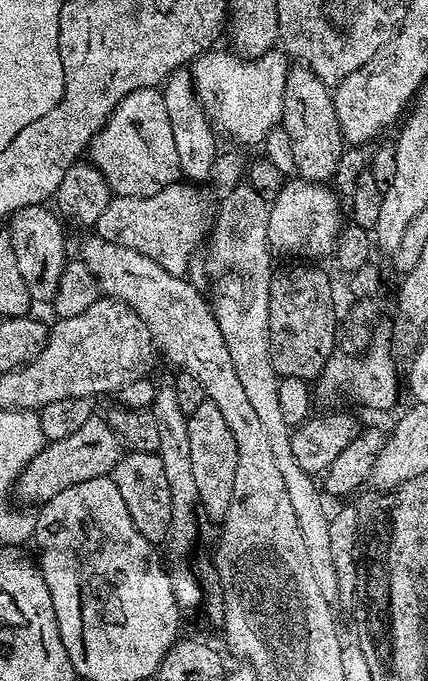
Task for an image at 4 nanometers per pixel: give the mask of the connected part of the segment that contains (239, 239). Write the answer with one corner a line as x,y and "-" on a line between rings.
247,182
227,189
223,196
224,201
216,212
216,225
213,228
211,225
210,243
207,245
208,268
217,276
213,293
211,292
212,312
216,316
218,330
222,330
226,338
226,350
230,350
234,370
238,370
244,391
266,430
278,471
289,491
290,503
297,515
302,538
305,539
306,554
309,555
317,587
320,588
322,598
332,606
336,604
336,600
339,601
341,595
334,557
331,555
329,513
324,510
319,483
309,472
302,470
302,466
298,466
298,458
294,458
293,429
286,422
278,403
281,377
277,376
274,362
270,358
270,282
274,271
274,252
269,247
267,238
270,204

